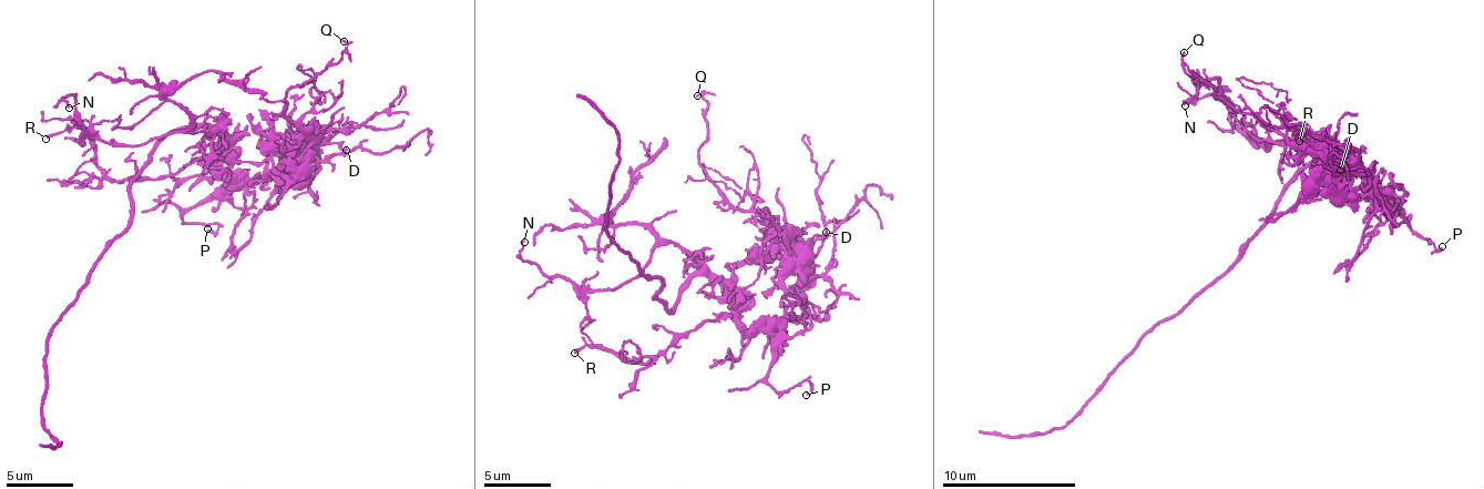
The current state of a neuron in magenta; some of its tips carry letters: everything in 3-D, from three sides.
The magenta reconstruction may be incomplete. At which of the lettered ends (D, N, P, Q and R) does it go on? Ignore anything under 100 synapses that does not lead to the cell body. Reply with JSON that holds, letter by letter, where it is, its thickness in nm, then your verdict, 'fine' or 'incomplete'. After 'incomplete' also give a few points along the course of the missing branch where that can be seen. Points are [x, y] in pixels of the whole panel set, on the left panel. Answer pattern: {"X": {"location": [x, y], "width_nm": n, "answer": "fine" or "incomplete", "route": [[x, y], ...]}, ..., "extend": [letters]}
{"D": {"location": [346, 150], "width_nm": 150, "answer": "fine"}, "N": {"location": [69, 108], "width_nm": 150, "answer": "fine"}, "P": {"location": [207, 228], "width_nm": 200, "answer": "fine"}, "Q": {"location": [344, 41], "width_nm": 130, "answer": "fine"}, "R": {"location": [45, 139], "width_nm": 200, "answer": "fine"}, "extend": []}

